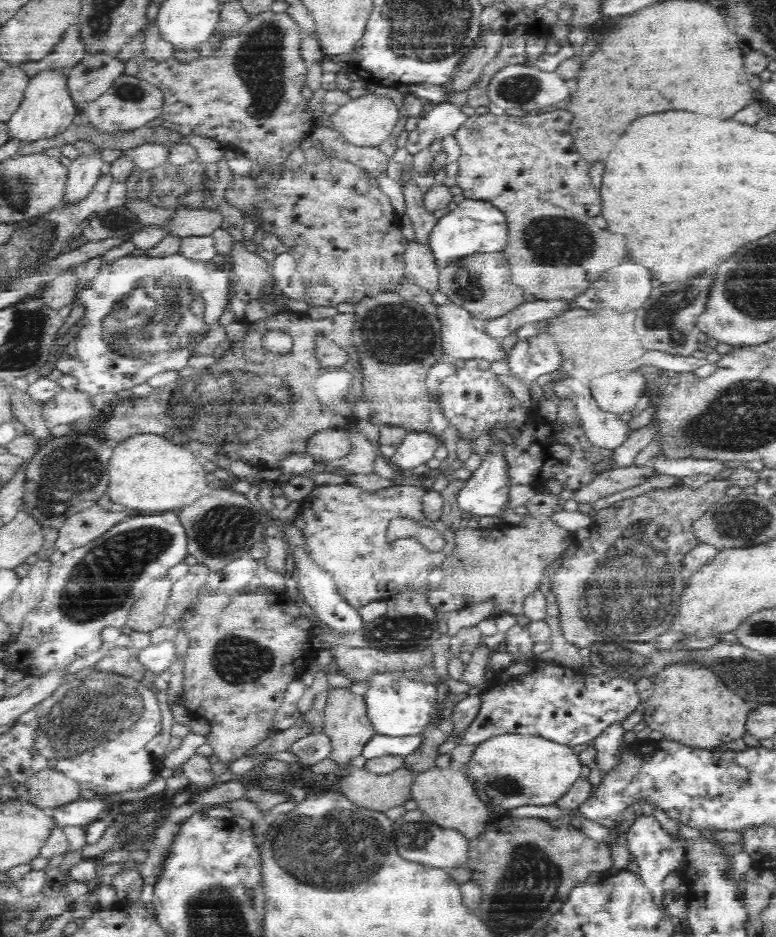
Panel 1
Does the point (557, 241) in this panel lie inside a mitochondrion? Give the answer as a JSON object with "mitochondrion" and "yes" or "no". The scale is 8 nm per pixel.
{"mitochondrion":"yes"}

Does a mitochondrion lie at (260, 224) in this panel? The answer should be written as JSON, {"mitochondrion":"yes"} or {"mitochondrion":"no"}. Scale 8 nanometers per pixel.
{"mitochondrion":"no"}

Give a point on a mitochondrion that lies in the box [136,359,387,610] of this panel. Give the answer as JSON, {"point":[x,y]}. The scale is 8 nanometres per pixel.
{"point":[225,530]}

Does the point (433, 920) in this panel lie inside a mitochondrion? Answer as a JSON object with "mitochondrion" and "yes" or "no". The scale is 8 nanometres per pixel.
{"mitochondrion":"no"}

